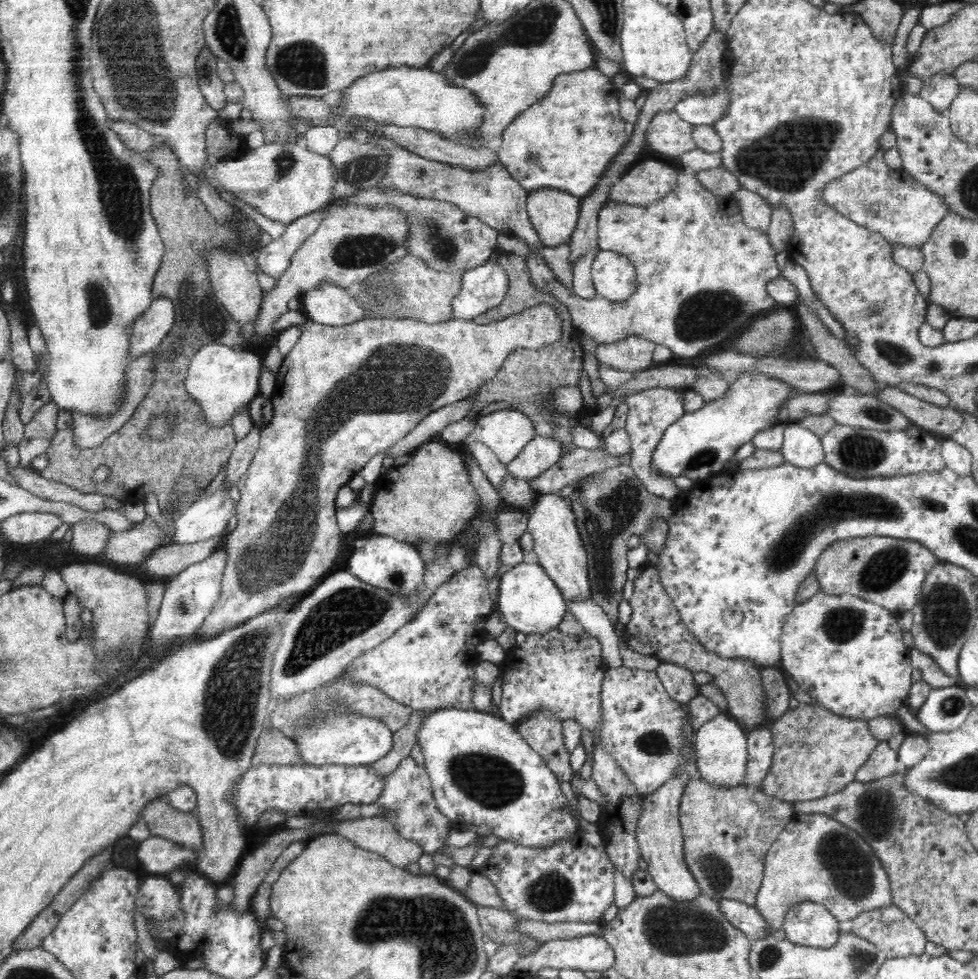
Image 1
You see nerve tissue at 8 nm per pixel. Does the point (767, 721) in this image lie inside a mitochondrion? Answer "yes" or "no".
no

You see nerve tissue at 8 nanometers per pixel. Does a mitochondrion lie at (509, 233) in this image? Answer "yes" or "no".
no

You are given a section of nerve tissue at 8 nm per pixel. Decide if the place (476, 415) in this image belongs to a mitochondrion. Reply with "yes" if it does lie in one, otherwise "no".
no

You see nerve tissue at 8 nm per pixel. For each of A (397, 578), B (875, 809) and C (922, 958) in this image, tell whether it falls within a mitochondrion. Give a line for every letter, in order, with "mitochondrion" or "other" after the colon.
A: mitochondrion
B: mitochondrion
C: other

